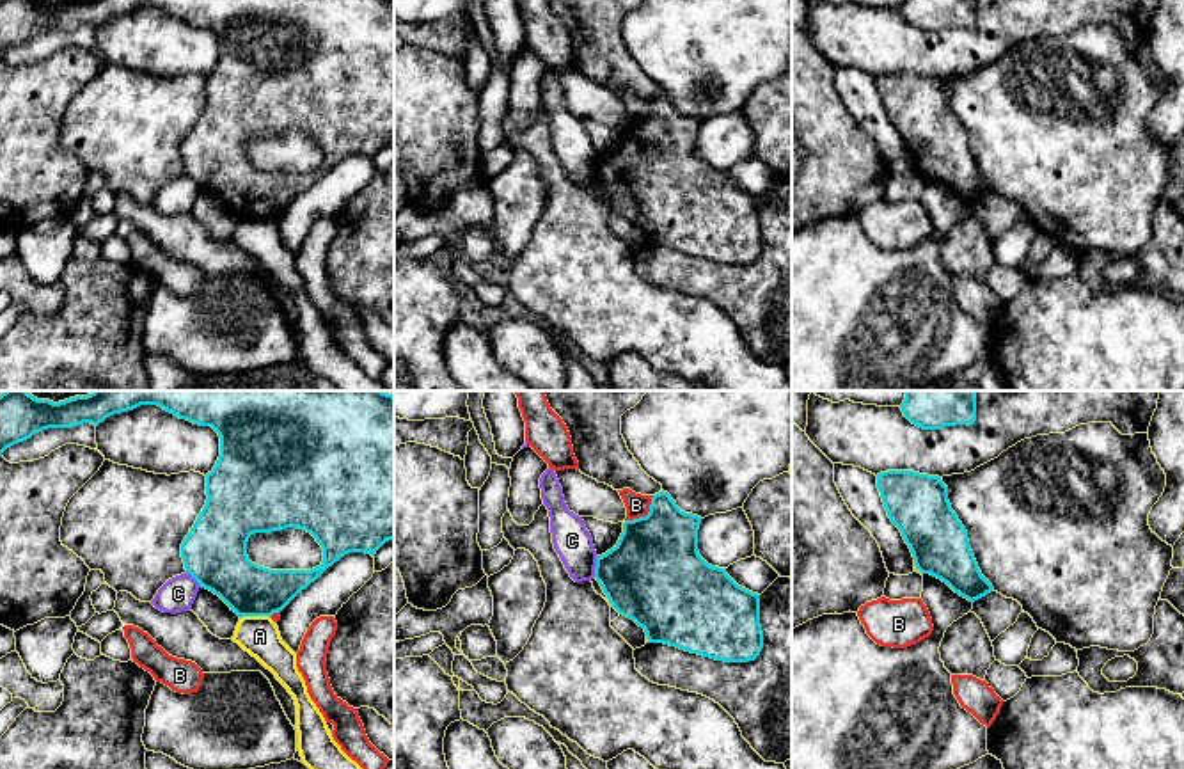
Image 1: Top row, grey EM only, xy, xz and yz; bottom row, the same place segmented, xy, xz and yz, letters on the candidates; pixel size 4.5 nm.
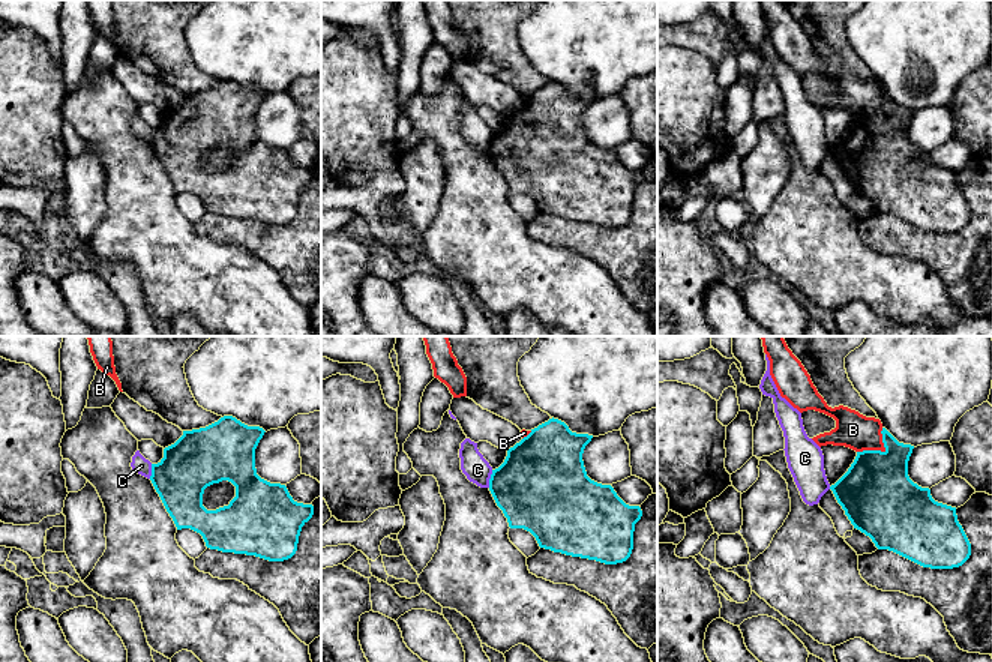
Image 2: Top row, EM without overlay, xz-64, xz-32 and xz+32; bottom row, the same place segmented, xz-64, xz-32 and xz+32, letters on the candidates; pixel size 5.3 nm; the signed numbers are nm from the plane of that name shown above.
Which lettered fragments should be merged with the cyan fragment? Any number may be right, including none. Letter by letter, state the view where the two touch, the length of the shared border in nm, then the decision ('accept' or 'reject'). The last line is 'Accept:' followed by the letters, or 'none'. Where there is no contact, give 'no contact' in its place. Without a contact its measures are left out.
A: meets cyan in xy; contact 140 nm long; reject
B: meets cyan in xz; contact 180 nm long; reject
C: meets cyan in xz; contact 100 nm long; reject
Accept: none

